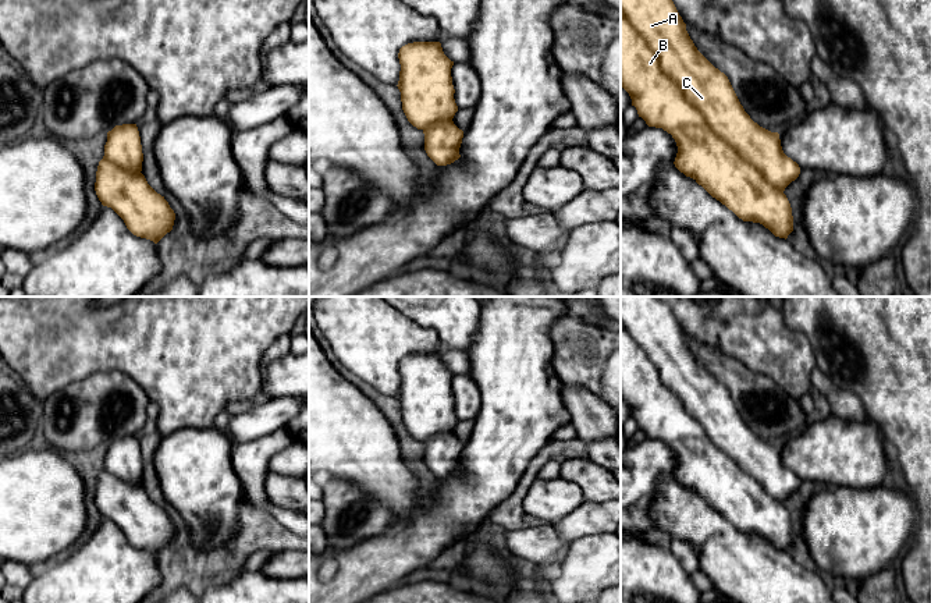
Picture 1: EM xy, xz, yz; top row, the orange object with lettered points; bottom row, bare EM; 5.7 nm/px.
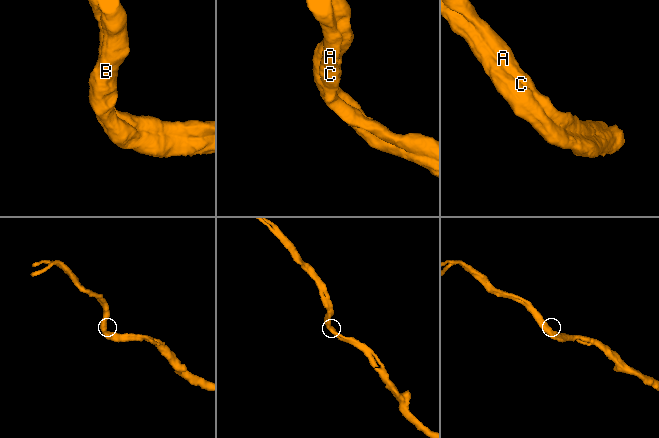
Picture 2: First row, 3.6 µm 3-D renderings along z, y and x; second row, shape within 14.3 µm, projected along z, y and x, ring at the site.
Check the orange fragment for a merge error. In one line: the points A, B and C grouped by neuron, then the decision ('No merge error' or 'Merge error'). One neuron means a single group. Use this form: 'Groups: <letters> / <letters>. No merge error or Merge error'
Groups: A B C. No merge error

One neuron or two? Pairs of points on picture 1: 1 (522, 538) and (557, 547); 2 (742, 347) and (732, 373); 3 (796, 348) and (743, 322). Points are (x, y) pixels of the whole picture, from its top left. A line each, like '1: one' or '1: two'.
1: one
2: two
3: one

